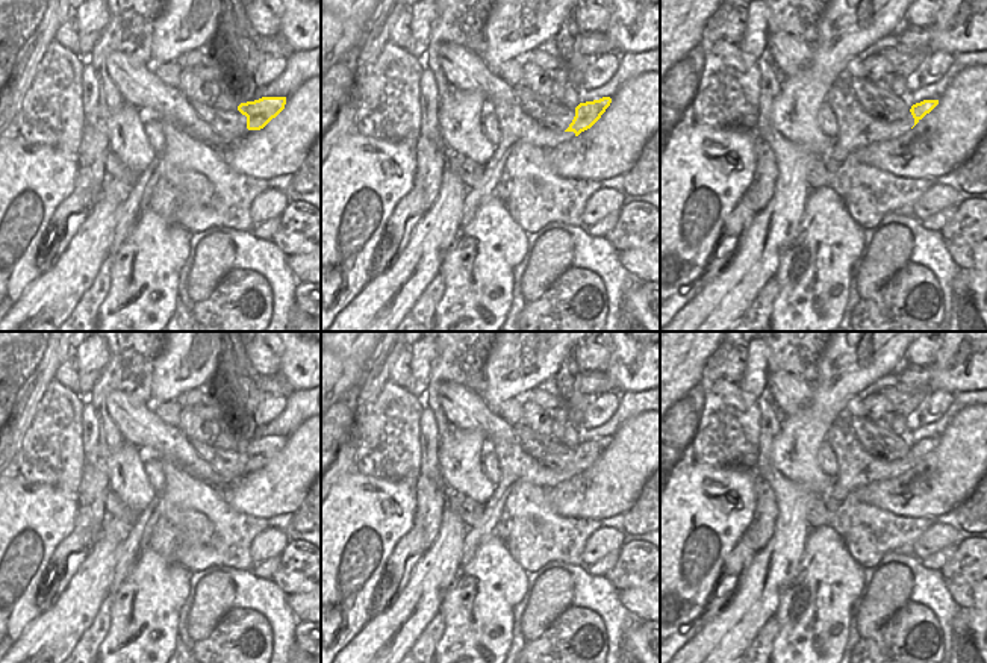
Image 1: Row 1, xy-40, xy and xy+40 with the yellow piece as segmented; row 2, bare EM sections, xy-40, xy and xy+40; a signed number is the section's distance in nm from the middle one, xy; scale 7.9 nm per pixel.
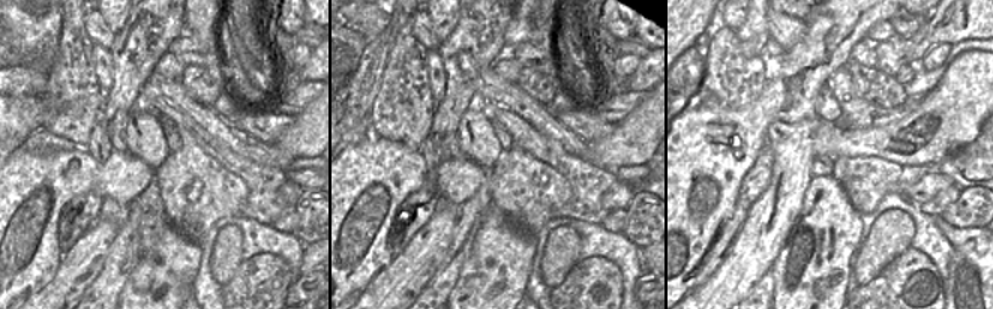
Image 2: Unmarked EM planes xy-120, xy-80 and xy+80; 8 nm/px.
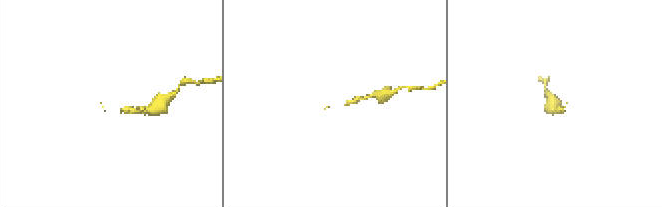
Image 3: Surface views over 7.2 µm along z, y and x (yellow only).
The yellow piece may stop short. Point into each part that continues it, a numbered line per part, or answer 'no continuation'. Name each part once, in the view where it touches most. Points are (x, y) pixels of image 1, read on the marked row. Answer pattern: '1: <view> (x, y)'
1: xy+40 (856, 129)

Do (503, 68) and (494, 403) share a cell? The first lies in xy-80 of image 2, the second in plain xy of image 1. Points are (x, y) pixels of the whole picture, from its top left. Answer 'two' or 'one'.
two

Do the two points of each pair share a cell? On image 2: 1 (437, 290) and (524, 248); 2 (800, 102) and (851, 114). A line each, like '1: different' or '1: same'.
1: different
2: different

